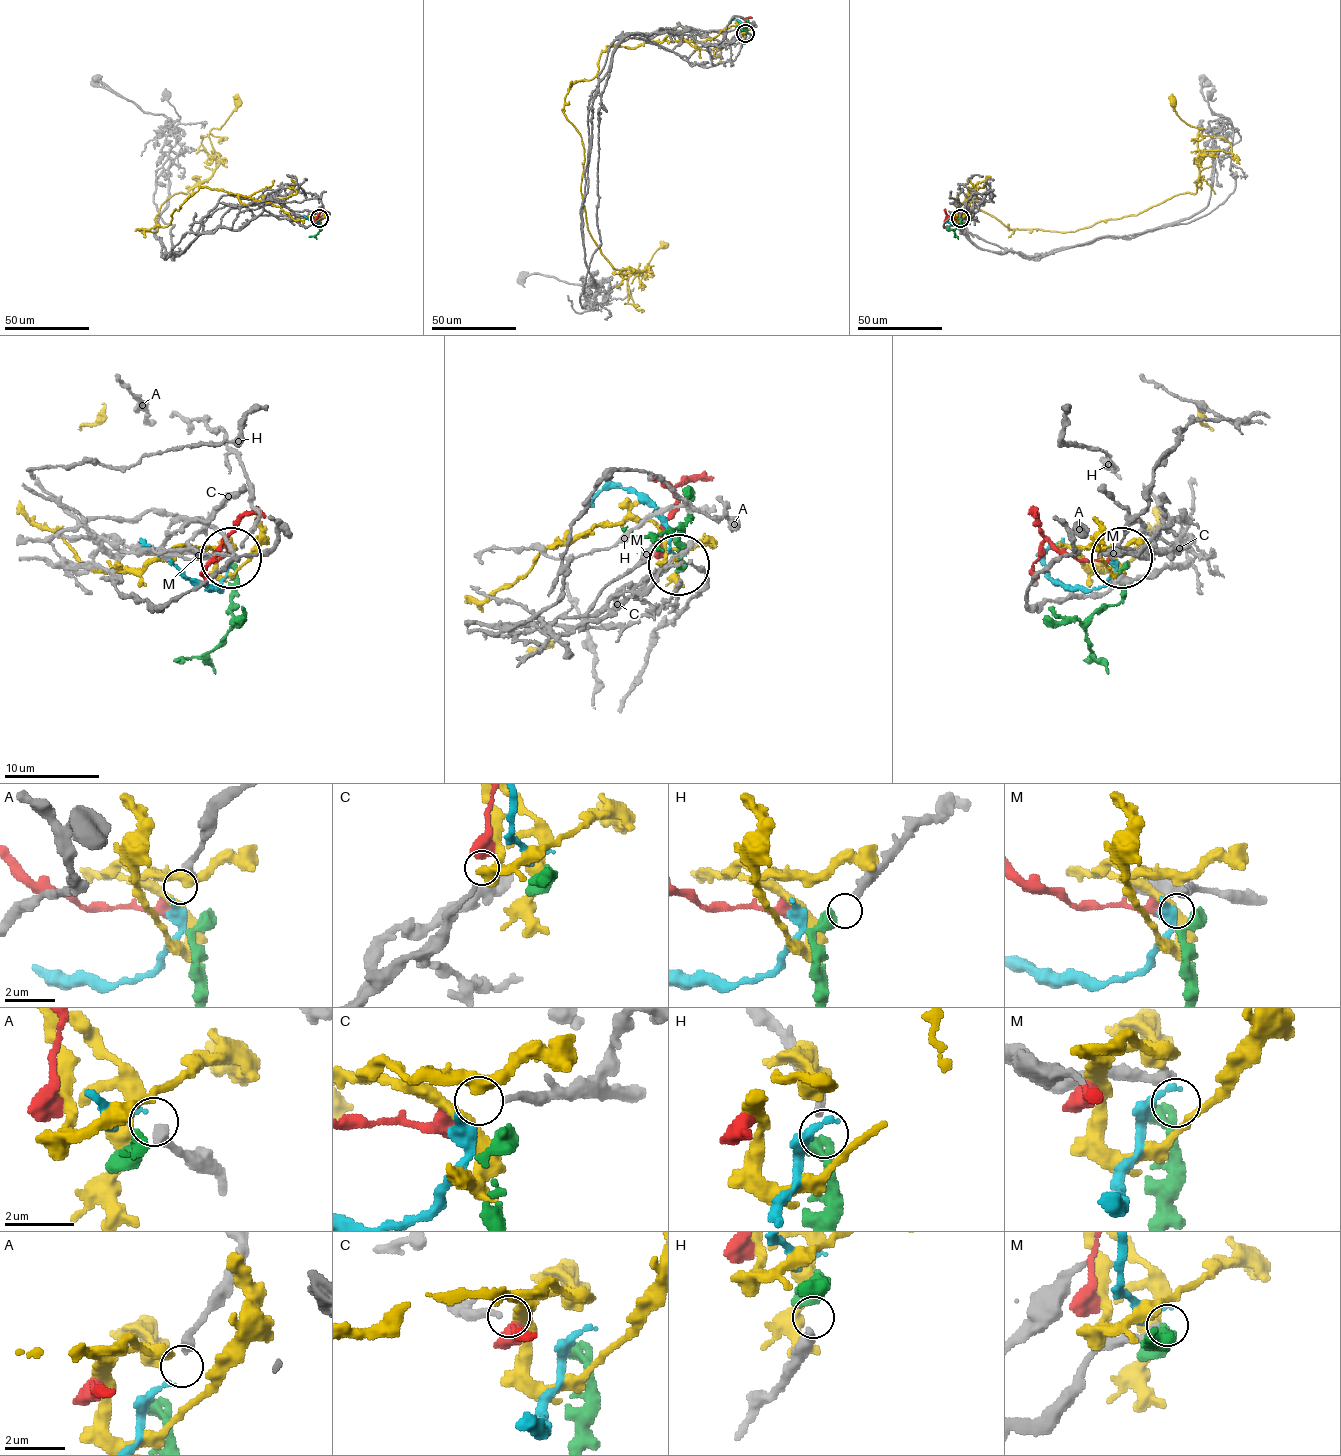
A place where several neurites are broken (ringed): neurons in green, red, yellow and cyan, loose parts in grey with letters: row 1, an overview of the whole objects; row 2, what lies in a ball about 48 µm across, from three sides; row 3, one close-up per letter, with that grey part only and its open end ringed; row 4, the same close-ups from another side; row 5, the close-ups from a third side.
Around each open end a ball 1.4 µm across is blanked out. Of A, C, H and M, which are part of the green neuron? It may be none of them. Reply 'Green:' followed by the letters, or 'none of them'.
Green: H

